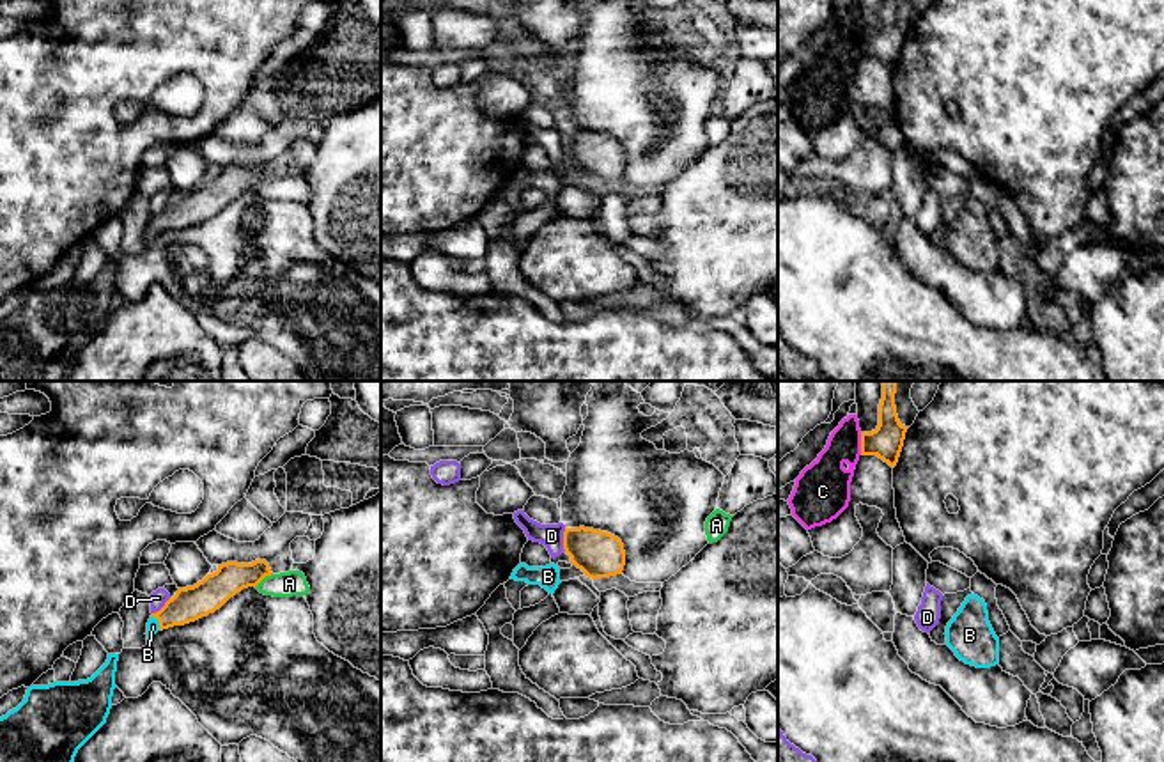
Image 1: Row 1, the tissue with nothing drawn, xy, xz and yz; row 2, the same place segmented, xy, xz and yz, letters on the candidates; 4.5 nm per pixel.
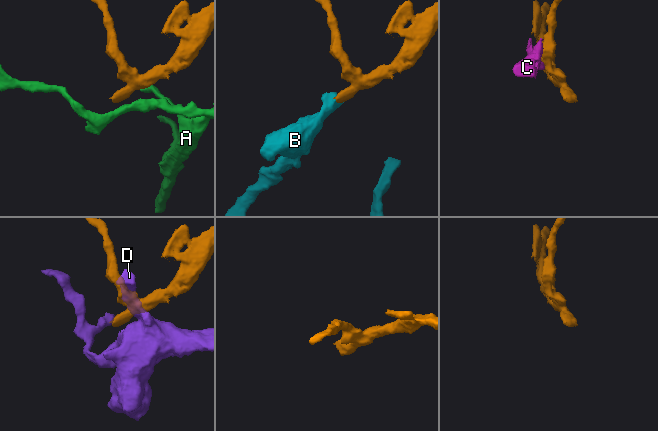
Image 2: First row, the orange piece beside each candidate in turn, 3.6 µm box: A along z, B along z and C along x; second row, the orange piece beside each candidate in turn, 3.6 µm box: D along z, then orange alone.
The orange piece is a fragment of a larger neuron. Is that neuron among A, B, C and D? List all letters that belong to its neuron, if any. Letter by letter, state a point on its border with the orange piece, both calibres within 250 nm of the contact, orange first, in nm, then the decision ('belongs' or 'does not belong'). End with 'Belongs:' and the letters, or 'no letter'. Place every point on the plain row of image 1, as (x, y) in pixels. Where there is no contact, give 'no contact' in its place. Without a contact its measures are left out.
A: meets orange in xy at (263, 181); 150 nm thick on the orange side, 110 nm on the other; does not belong
B: meets orange in xy at (158, 224); 160 nm thick on the orange side, 60 nm on the other; belongs
C: meets orange in yz at (861, 46); 150 nm thick on the orange side, 220 nm on the other; does not belong
D: meets orange in xz at (564, 142); 220 nm thick on the orange side, 110 nm on the other; does not belong
Belongs: B

